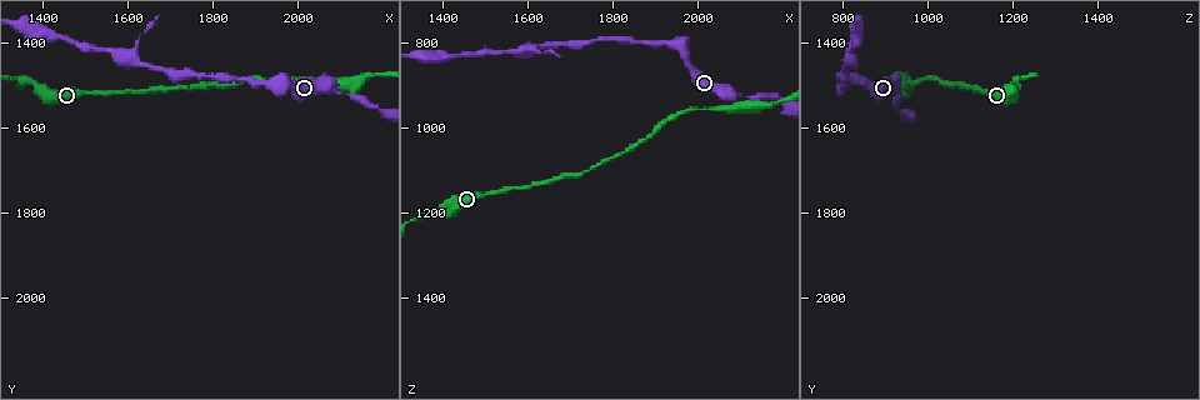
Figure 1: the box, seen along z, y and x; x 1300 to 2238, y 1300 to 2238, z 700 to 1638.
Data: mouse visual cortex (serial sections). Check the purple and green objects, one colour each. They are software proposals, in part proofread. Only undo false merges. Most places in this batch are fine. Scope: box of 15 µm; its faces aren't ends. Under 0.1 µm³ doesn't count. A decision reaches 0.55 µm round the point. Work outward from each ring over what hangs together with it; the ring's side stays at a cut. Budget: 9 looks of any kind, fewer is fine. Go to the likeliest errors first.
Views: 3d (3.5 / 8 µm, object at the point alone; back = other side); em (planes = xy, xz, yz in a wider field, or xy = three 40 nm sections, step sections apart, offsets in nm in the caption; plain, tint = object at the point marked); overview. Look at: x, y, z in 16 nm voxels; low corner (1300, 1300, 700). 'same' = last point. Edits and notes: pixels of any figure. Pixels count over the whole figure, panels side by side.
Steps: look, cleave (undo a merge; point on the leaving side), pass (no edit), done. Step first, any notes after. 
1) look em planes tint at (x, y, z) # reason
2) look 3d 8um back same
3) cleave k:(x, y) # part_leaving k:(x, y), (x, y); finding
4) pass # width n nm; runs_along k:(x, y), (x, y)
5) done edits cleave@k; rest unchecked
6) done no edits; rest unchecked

look 3d 3.5um at (1385, 1495, 1195) # calibre changes

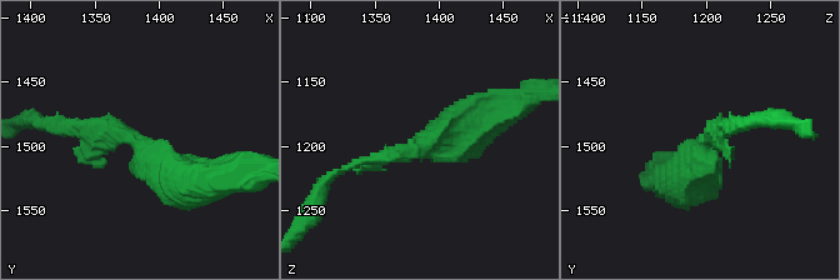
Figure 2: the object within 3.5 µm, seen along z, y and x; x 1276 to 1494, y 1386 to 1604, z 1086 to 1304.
look em xy step 3 tint at (1388, 1498, 1198)

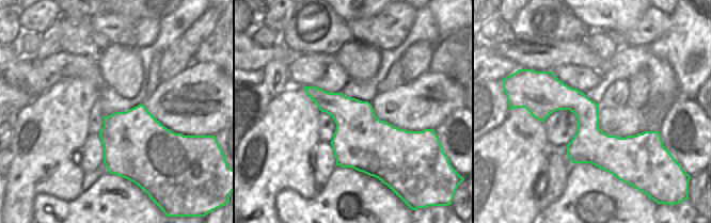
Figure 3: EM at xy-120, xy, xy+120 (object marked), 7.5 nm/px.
pass # runs_along 3:(524, 101), (570, 101), (606, 144), (657, 137); one cell here

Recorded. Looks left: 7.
look 3d 3.5um at (1955, 1495, 805) # sudden change in width

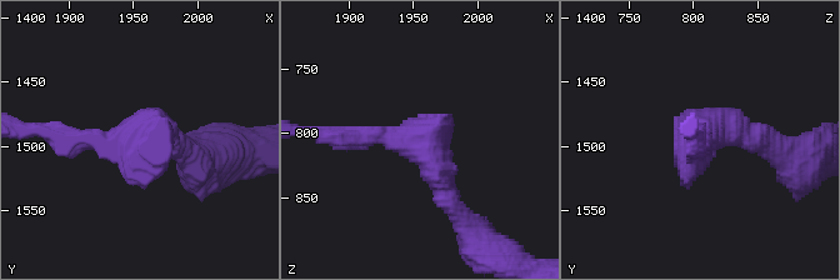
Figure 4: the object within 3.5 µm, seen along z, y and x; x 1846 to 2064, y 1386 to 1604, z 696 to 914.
pass # runs_along 4:(455, 211), (413, 138), (340, 138); all the same cell

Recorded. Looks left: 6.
look 3d 3.5um at (2165, 1480, 945) # thick turns thin

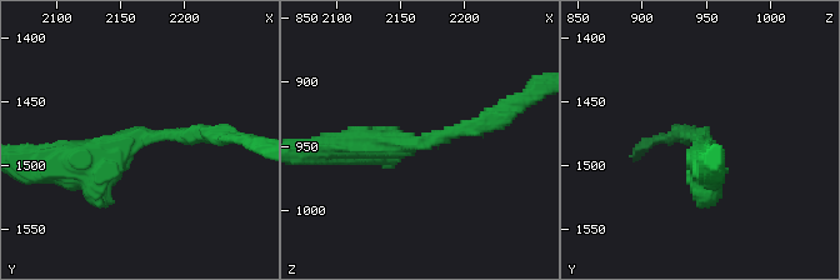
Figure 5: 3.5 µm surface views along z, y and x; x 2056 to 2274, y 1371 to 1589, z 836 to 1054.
pass # arm_widths 200, 400 nm; runs_along 5:(51, 164), (109, 160), (159, 134), (213, 134); one cell here

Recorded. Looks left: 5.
look 3d 3.5um at (1780, 1485, 790) # sudden change in width

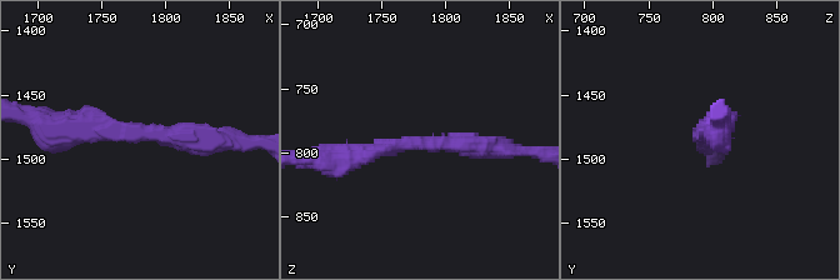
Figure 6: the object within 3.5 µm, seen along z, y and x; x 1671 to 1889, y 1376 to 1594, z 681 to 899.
look em xy step 5 tint at (1778, 1478, 796) # arm_widths 250, 250 nm; now the EM

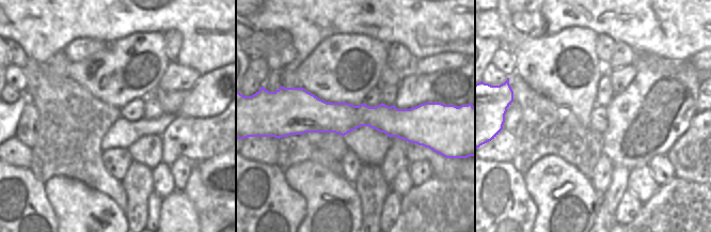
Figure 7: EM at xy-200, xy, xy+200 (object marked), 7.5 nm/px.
pass # runs_along 7:(285, 109), (426, 126); continuous, no second cell

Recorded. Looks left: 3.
done no edits; rest unchecked

